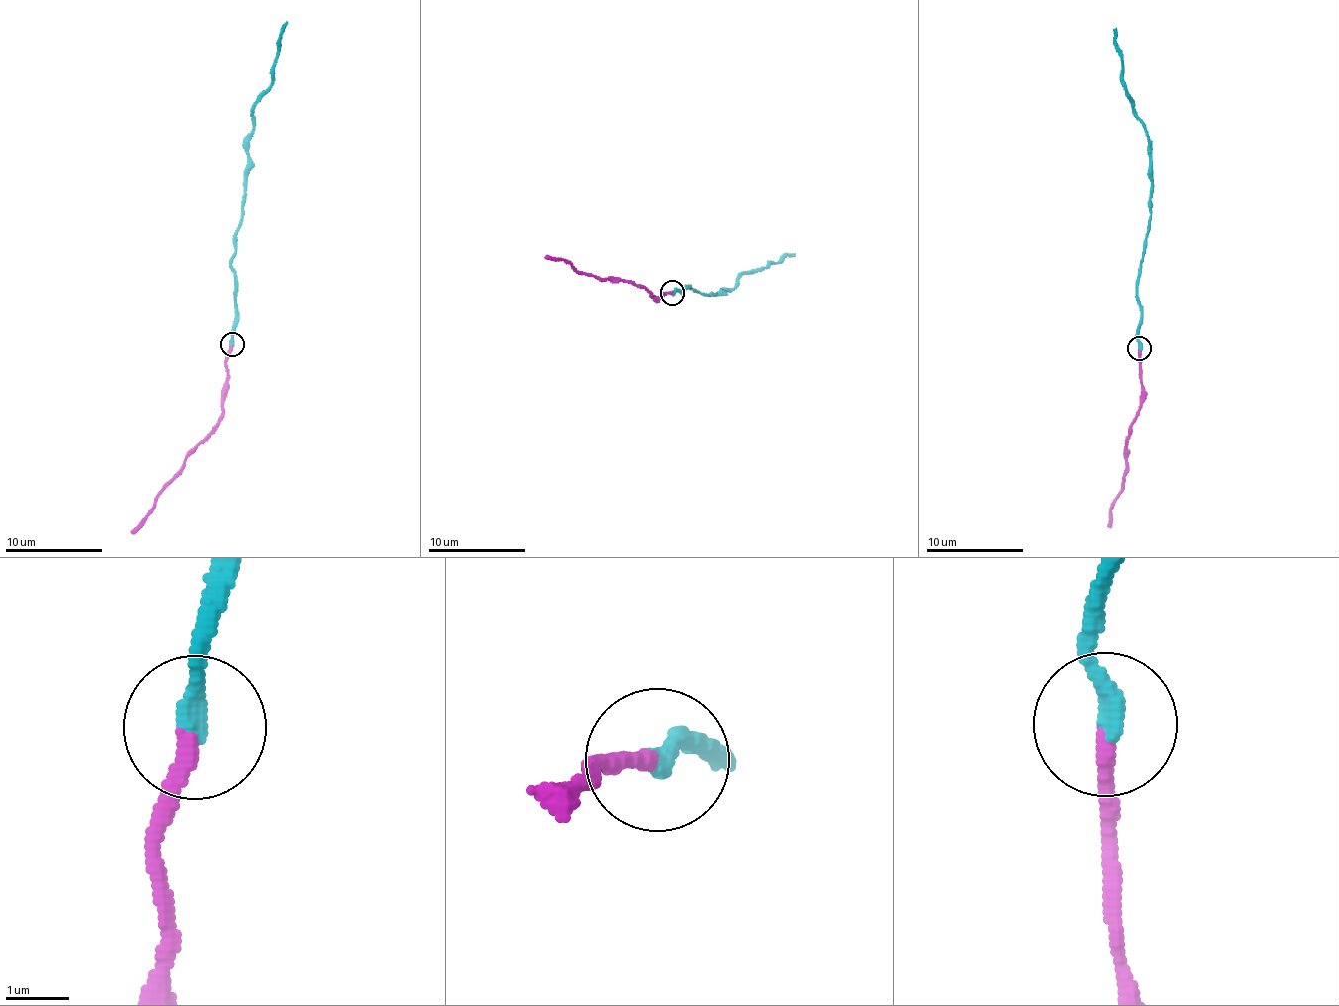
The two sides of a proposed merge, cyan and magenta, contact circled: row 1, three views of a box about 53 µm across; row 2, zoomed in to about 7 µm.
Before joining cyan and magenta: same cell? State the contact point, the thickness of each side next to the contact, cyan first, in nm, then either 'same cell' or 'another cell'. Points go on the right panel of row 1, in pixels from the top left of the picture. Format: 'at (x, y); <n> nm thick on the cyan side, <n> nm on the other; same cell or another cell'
at (1139, 348); 320 nm thick on the cyan side, 280 nm on the other; same cell

